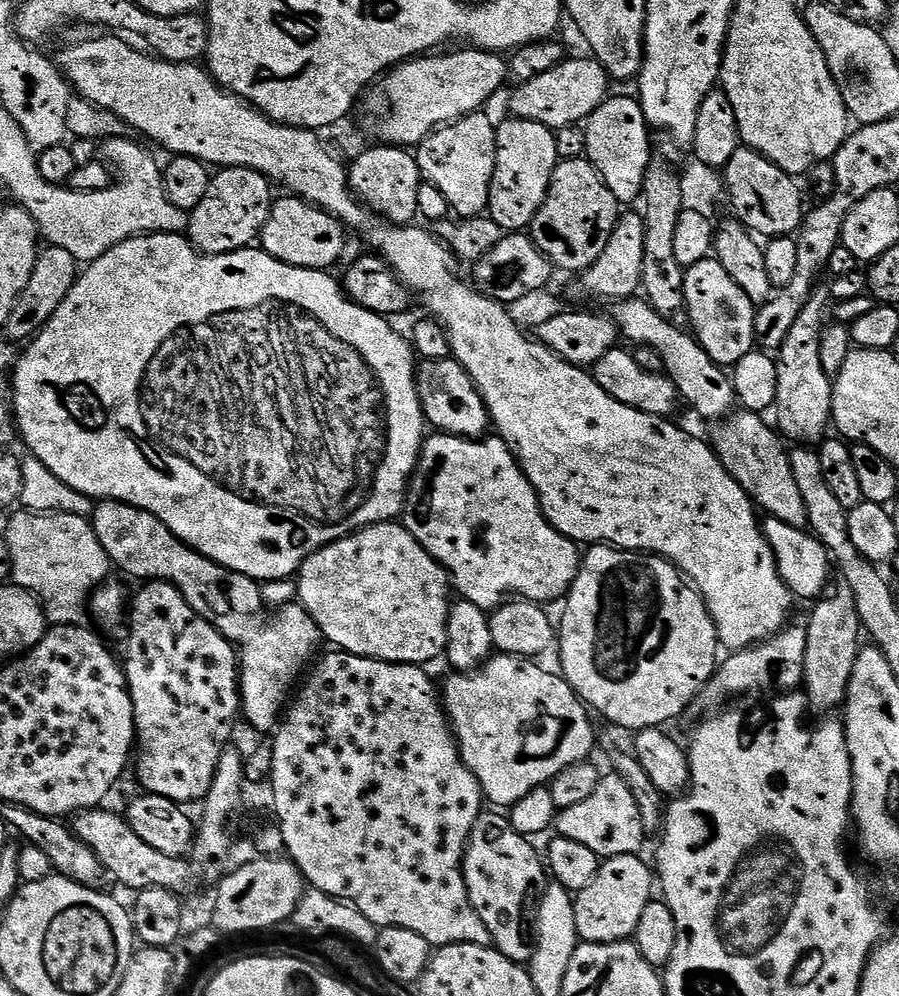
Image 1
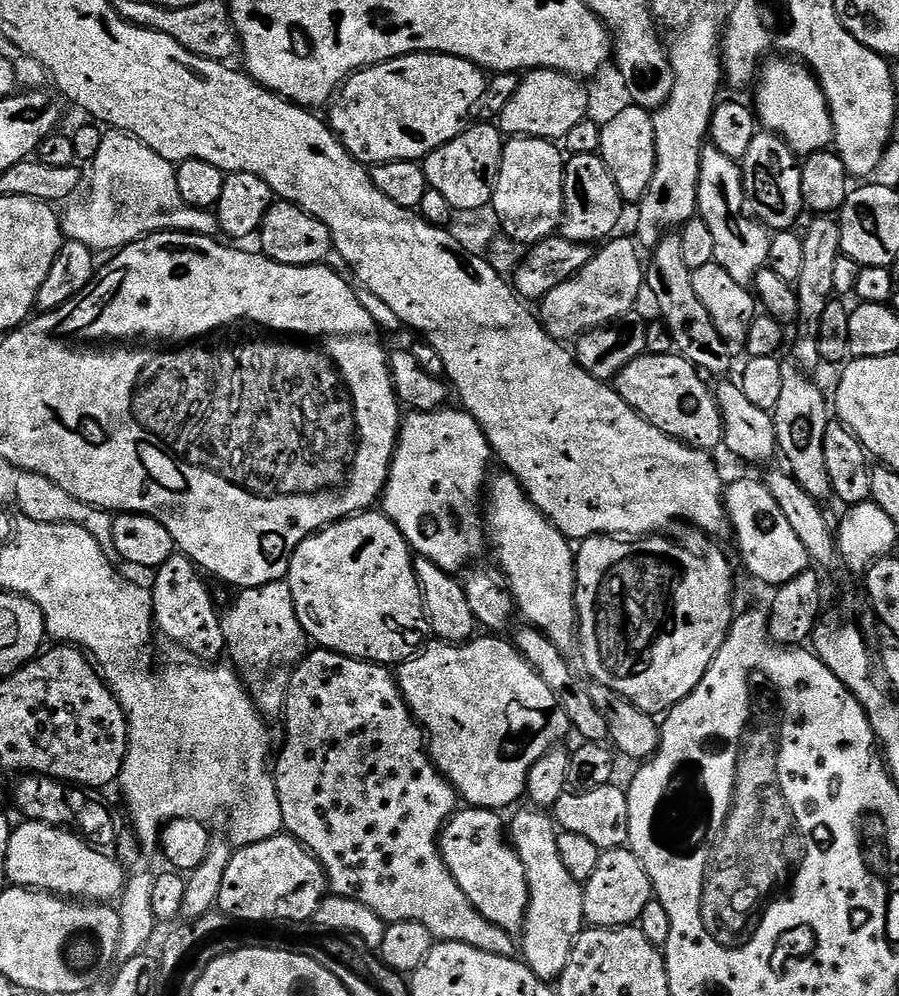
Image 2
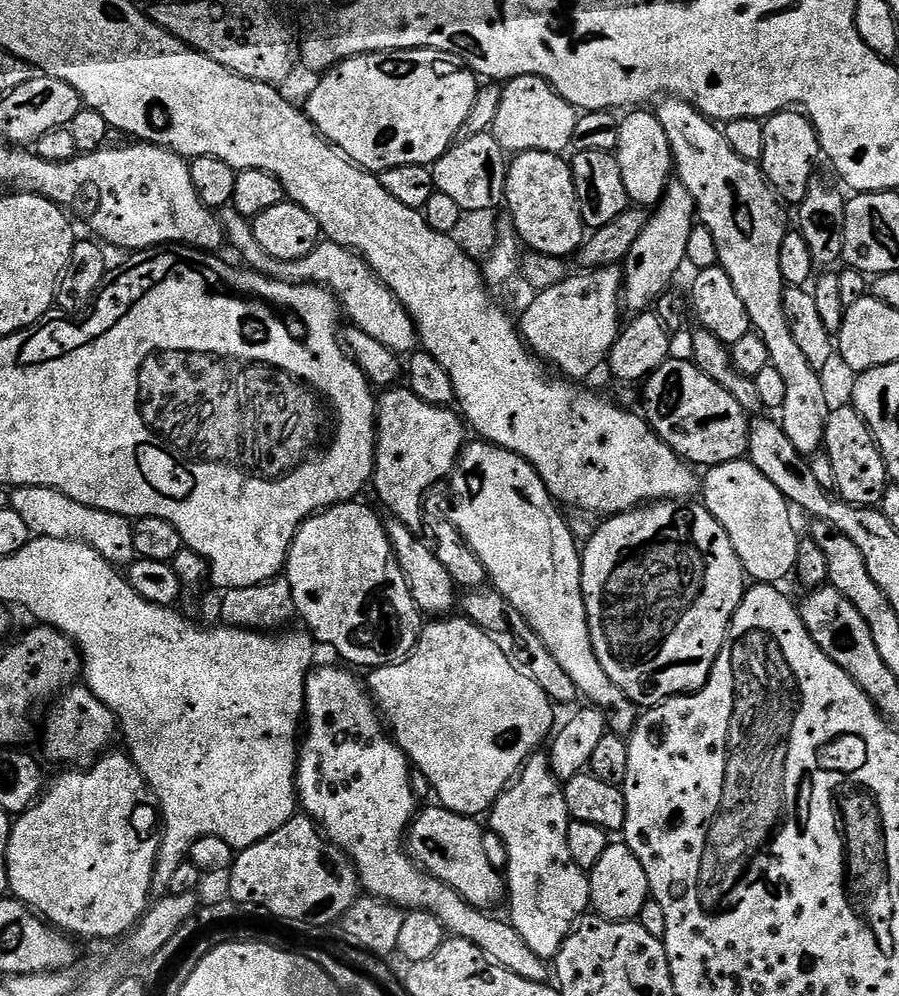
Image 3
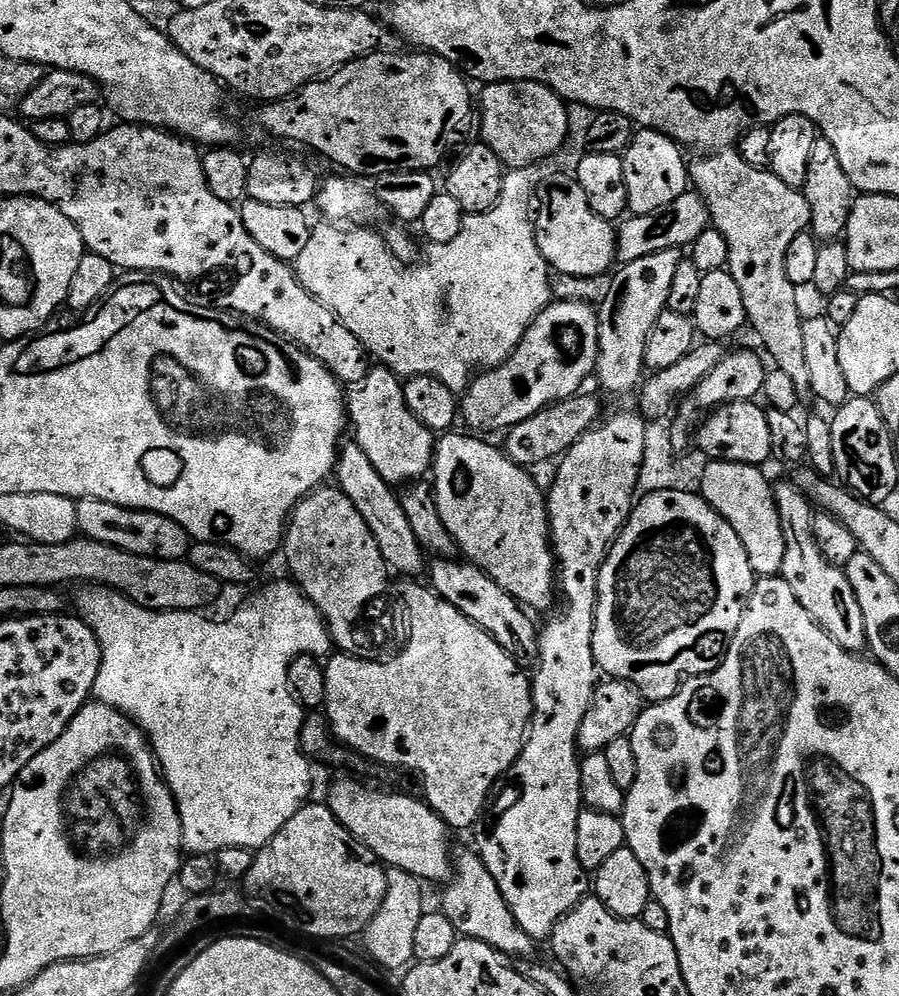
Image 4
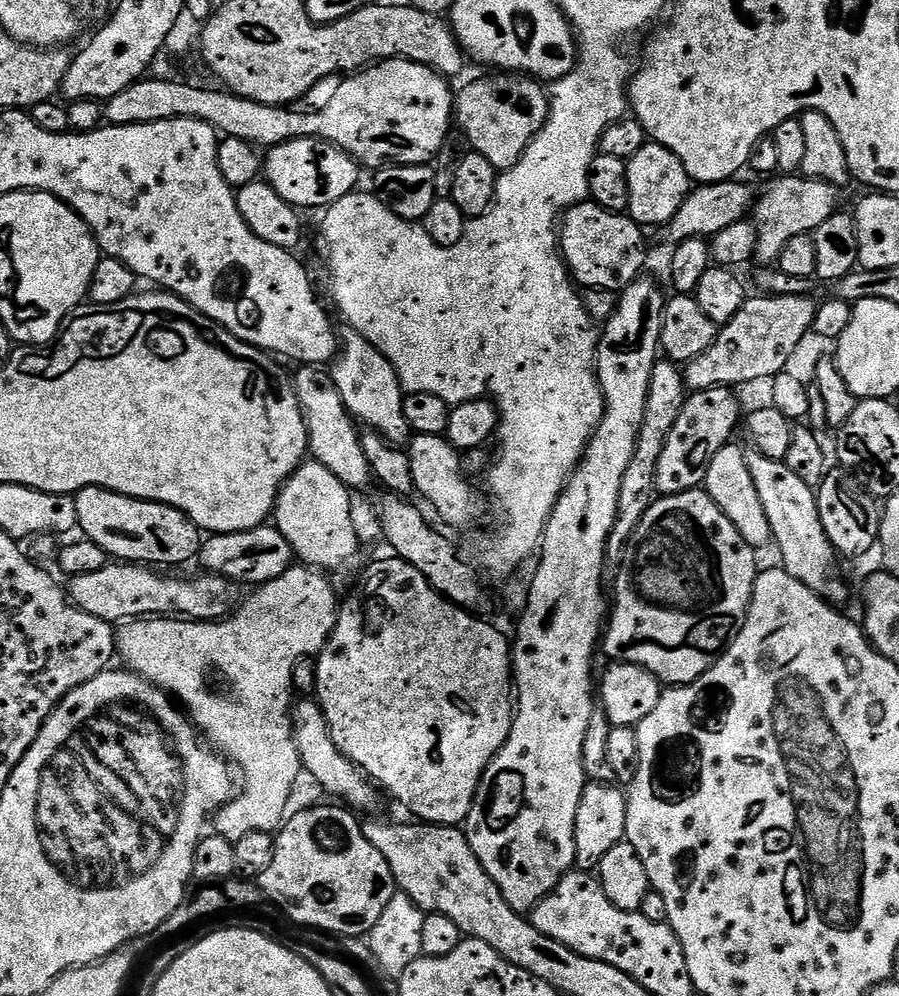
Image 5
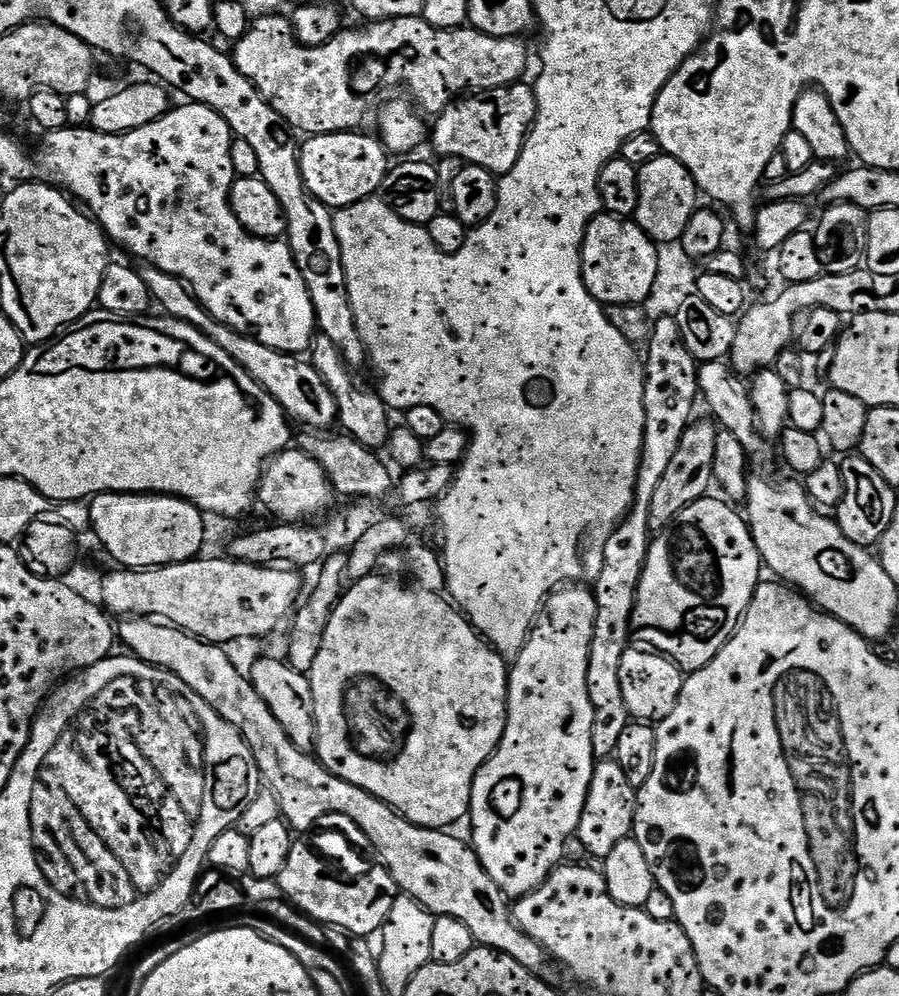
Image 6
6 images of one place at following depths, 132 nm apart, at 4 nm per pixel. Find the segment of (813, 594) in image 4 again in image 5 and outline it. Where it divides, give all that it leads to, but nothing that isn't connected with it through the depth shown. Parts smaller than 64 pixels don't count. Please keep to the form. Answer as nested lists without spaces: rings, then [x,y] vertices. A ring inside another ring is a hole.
[[[748,450],[745,451],[744,461],[750,470],[750,478],[754,478],[754,490],[758,490],[758,498],[762,498],[762,510],[766,510],[766,522],[770,522],[772,540],[780,551],[779,563],[784,571],[798,578],[798,582],[814,590],[829,604],[840,606],[848,592],[842,581],[832,577],[834,549],[830,538],[826,538],[826,530],[822,530],[816,492],[806,486],[802,478],[797,478],[794,470],[790,470],[783,460],[766,458],[766,454]]]

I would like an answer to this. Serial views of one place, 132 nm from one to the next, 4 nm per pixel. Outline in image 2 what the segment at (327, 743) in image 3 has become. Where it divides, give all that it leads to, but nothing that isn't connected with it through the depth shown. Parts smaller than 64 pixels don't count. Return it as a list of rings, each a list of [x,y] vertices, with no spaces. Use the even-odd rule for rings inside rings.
[[[327,650],[309,651],[306,657],[291,669],[288,676],[288,700],[283,711],[283,723],[288,723],[288,737],[284,740],[284,749],[280,757],[274,760],[274,775],[278,802],[282,806],[282,822],[284,832],[293,836],[298,843],[315,856],[317,862],[324,868],[328,876],[331,891],[338,896],[345,896],[354,902],[362,902],[362,906],[370,906],[378,918],[388,924],[398,922],[418,922],[430,930],[430,934],[440,942],[458,942],[466,946],[474,946],[474,950],[486,950],[486,954],[515,957],[518,952],[517,941],[506,930],[494,926],[466,898],[466,894],[454,882],[450,870],[440,857],[440,834],[448,819],[457,811],[458,797],[452,783],[436,769],[431,756],[426,751],[426,737],[412,715],[411,708],[400,693],[400,685],[396,677],[383,664],[374,664],[370,660],[355,660],[352,656],[343,656]]]

